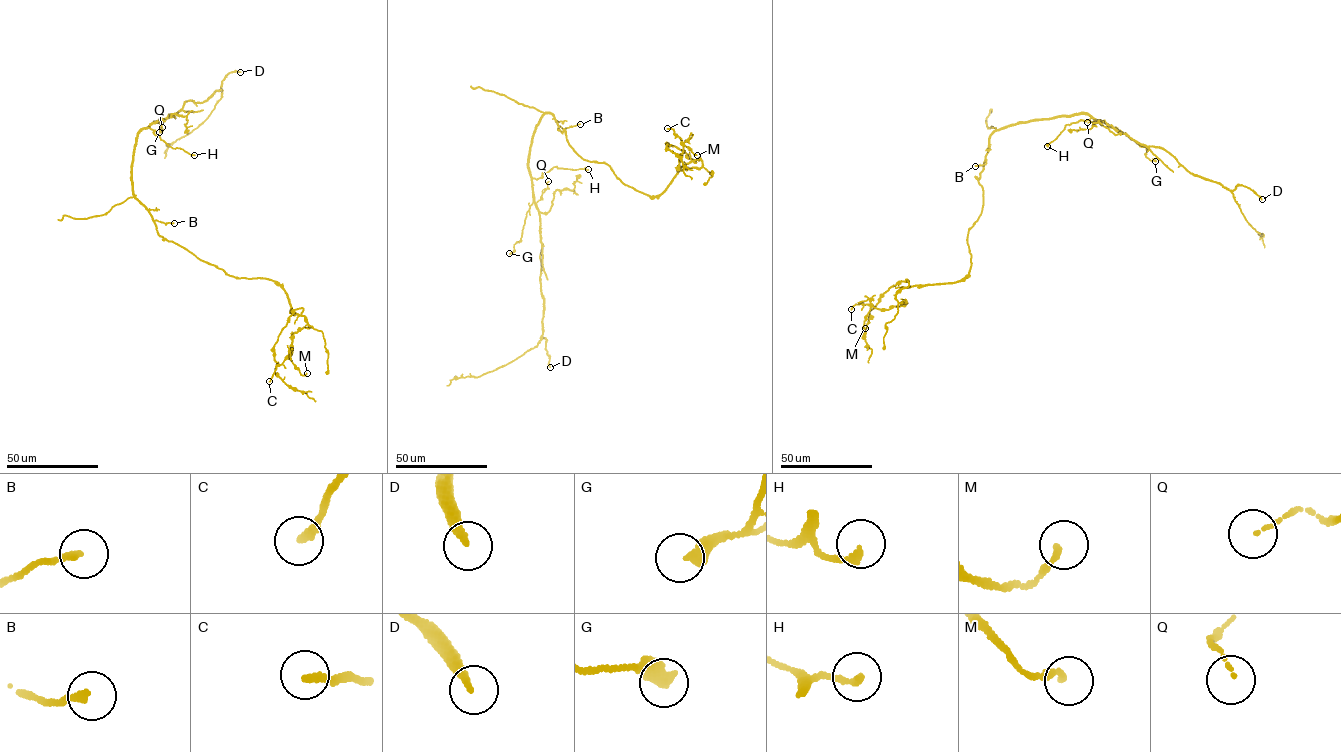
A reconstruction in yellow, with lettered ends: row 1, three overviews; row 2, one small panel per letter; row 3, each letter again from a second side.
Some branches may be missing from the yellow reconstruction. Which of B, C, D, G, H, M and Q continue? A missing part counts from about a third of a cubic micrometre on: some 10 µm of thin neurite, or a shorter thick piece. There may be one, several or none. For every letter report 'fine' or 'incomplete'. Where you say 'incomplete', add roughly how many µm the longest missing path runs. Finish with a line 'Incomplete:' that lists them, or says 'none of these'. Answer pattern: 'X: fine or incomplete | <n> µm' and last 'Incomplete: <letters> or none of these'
B: fine
C: fine
D: fine
G: fine
H: fine
M: fine
Q: fine
Incomplete: none of these

